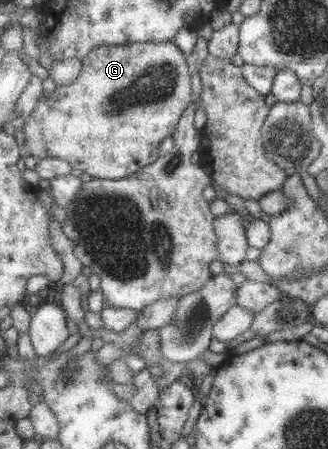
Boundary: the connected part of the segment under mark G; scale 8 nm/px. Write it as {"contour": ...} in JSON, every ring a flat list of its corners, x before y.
{"contour":[[171,41,167,43,137,42,125,45,102,45,95,48,82,60,84,66,77,81,71,85,57,86,52,93,40,97,33,112,29,115,29,119,23,127,23,132,25,133,25,143,30,155,36,158,37,161,46,157,66,159,71,162,71,165,75,169,80,169,82,172,89,174,92,178,101,178,104,180,123,179,127,176,133,176,134,173,137,173,141,168,154,164,161,157,161,155,159,155,159,145,161,145,161,141,163,141,165,137,173,137,179,122,192,103,194,85,192,84,192,77,189,75,189,65,187,65,186,56,184,51,175,42]]}

